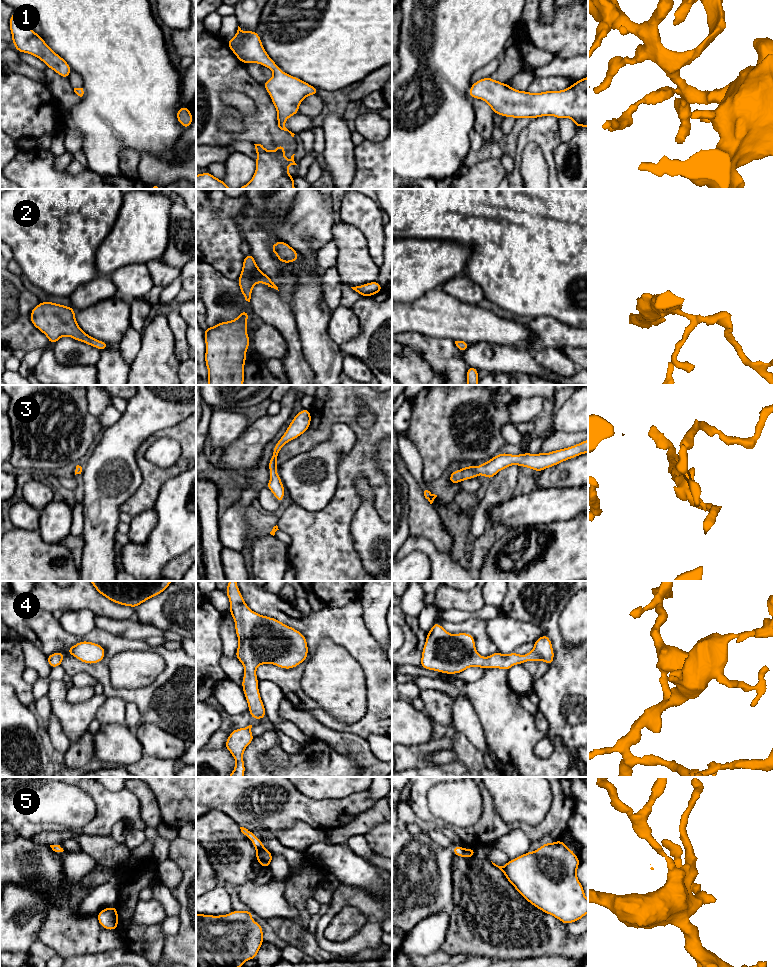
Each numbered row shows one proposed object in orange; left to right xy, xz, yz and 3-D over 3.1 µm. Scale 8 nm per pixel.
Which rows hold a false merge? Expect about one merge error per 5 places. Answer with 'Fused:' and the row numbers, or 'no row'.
Fused: no row

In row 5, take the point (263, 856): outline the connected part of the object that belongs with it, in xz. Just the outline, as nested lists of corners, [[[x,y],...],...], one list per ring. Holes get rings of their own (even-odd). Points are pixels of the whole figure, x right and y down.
[[[240,827],[241,832],[252,841],[253,846],[256,848],[256,860],[261,867],[269,868],[270,862],[273,860],[273,855],[271,852],[263,847],[263,842],[261,839],[257,838],[256,835],[244,828]]]

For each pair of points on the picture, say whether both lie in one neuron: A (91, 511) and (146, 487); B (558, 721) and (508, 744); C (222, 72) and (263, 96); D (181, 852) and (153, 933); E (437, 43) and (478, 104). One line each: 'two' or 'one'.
A: two
B: two
C: one
D: two
E: two

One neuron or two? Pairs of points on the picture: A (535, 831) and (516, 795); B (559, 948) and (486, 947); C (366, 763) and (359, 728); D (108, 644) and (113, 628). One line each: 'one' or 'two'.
A: two
B: one
C: two
D: two

